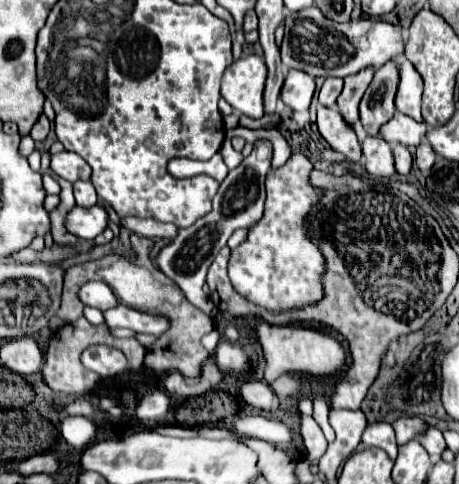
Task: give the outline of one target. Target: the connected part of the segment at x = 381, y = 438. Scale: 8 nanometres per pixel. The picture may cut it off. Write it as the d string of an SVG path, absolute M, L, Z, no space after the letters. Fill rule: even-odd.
M386 421L370 423L366 427L364 435L362 435L362 441L368 447L384 449L390 455L390 459L396 459L396 453L398 453L398 449L396 449L396 435L394 435L394 429L392 429L390 423L386 423Z

